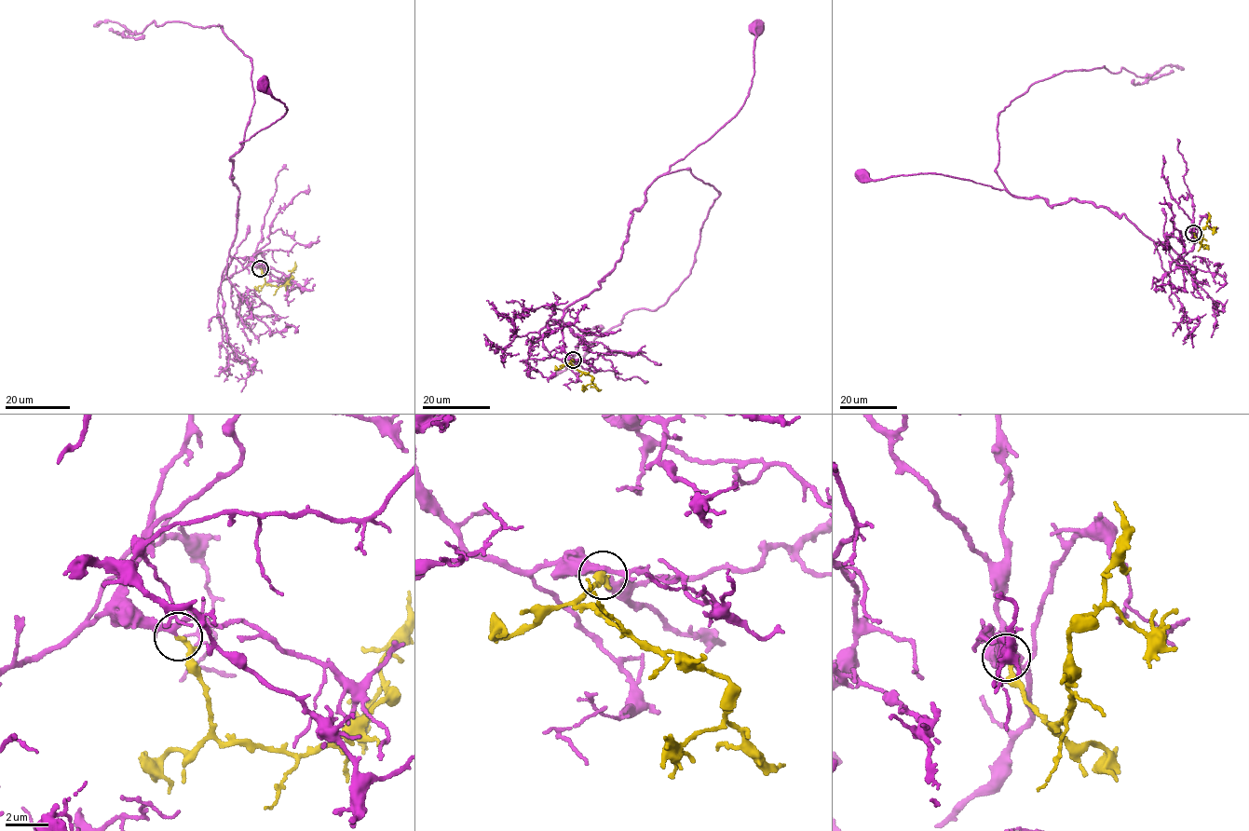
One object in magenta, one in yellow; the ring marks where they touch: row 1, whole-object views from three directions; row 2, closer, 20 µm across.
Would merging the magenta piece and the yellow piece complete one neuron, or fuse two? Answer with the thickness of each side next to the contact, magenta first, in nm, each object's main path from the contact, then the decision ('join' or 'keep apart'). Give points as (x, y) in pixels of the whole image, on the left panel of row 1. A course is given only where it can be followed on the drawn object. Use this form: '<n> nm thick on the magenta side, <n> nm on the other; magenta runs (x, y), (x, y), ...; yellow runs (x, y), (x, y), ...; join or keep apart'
180 nm thick on the magenta side, 240 nm on the other; magenta runs (260, 268), (222, 277), (231, 259), (239, 193), (229, 159), (240, 142), (286, 113), (262, 83); yellow runs (260, 268), (265, 283), (280, 286), (291, 277), (295, 262); join

